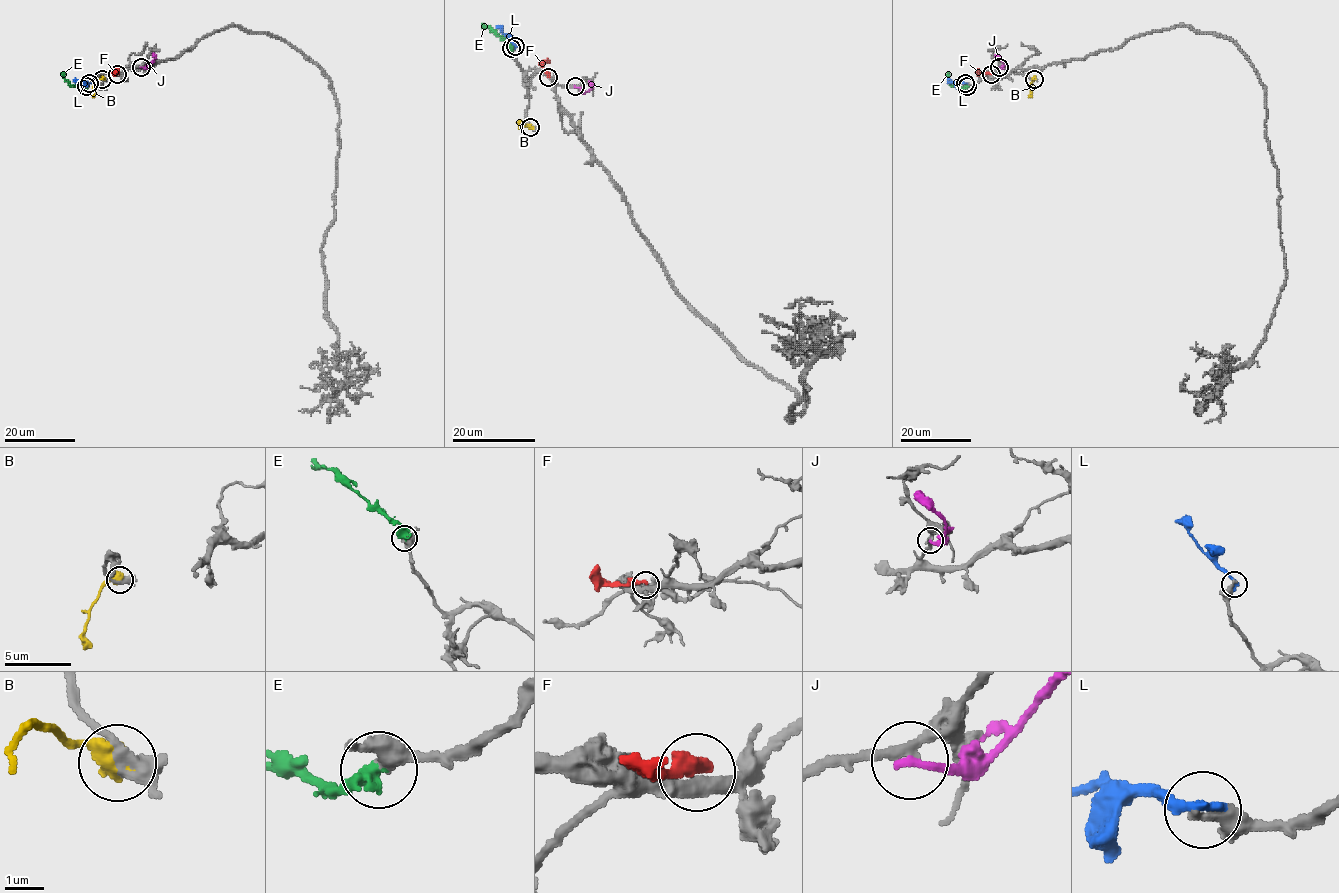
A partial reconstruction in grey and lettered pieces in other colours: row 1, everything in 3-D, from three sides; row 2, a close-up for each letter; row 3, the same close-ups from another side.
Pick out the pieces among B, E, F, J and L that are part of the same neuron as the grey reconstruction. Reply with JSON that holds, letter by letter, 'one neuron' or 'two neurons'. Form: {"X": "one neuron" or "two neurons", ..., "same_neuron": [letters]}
{"B": "two neurons", "E": "one neuron", "F": "two neurons", "J": "two neurons", "L": "two neurons", "same_neuron": ["E"]}

